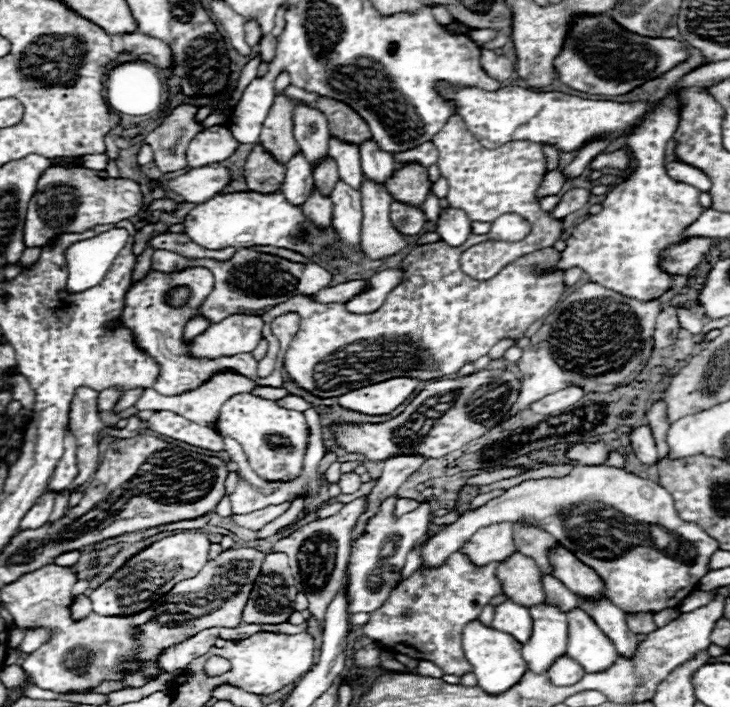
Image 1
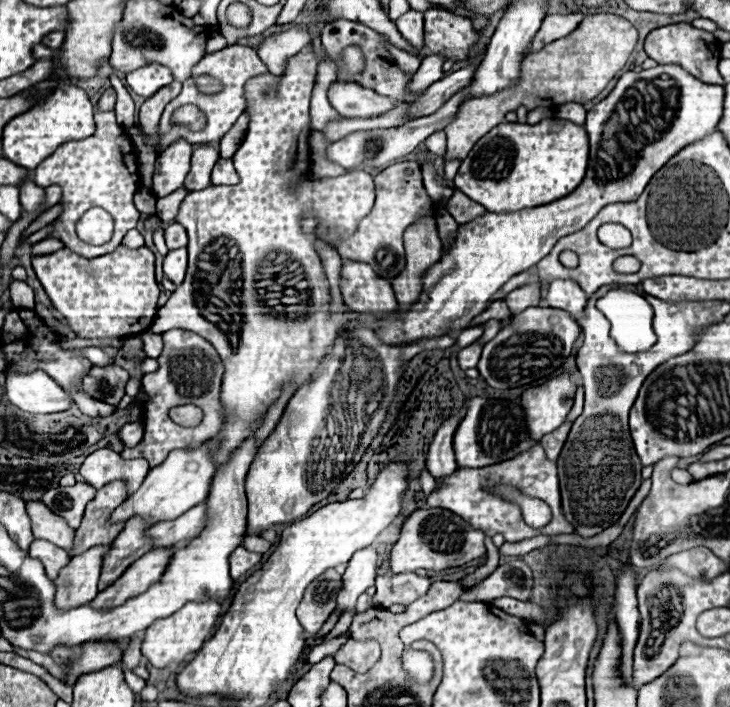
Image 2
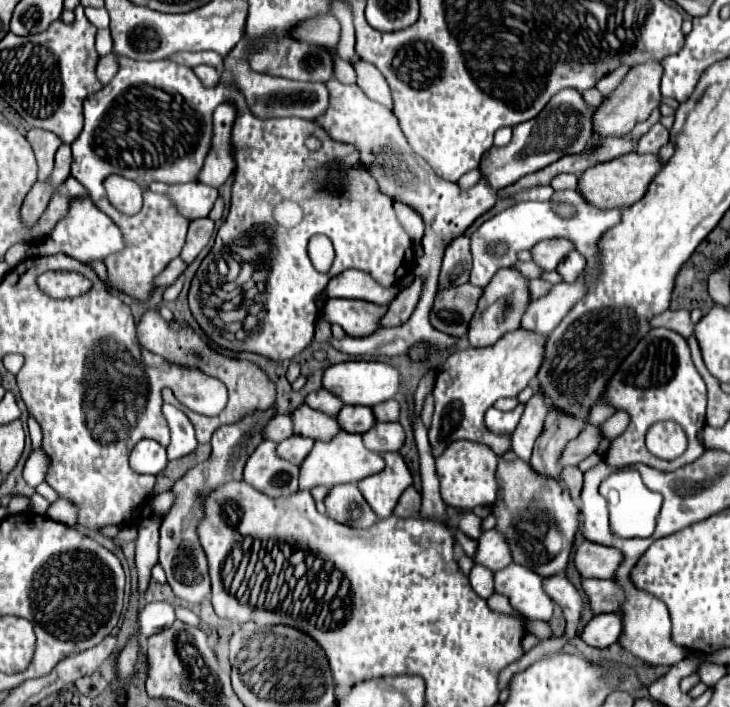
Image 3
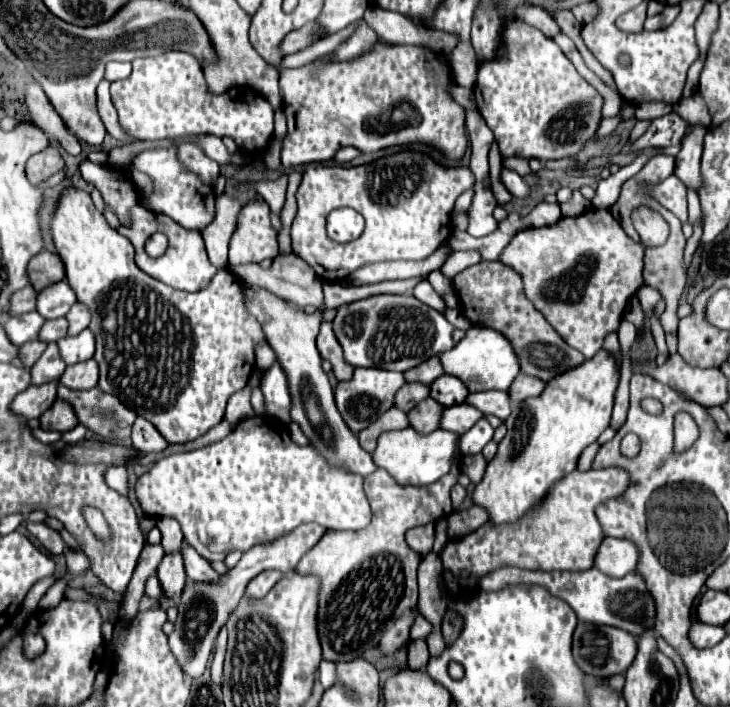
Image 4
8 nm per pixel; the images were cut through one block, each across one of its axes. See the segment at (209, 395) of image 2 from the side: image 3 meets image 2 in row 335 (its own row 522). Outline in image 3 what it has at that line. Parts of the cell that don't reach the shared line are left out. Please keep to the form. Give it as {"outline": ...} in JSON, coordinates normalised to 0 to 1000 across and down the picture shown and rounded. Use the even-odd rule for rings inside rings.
{"outline":[[[375,574],[367,580],[348,580],[348,583],[337,586],[329,597],[299,605],[288,622],[290,645],[282,653],[258,665],[258,670],[252,676],[247,676],[236,690],[241,696],[244,707],[238,710],[233,727],[222,736],[222,744],[219,744],[219,792],[216,792],[216,798],[225,803],[230,826],[238,835],[238,840],[260,854],[274,854],[277,849],[282,849],[288,843],[288,818],[285,818],[282,786],[279,786],[279,778],[274,775],[271,758],[268,758],[268,741],[279,730],[277,716],[271,713],[274,710],[271,702],[279,702],[282,693],[293,693],[296,687],[301,687],[312,679],[332,676],[334,656],[342,648],[342,642],[348,639],[348,634],[362,622],[362,603],[364,603],[364,597],[370,597],[370,591],[375,591],[375,586],[378,586]]]}

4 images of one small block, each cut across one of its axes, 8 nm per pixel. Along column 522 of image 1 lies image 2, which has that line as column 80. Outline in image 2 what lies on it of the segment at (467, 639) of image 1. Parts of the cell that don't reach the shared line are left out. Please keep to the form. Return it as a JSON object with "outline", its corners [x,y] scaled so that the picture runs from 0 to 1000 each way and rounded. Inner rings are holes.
{"outline":[[[115,908],[112,917],[115,917],[112,931],[107,931],[107,936],[99,936],[96,945],[90,948],[93,970],[101,970],[101,965],[107,962],[110,953],[140,948],[145,942],[164,936],[164,931],[167,931],[167,919],[164,919],[164,914],[156,914],[156,908]]]}

